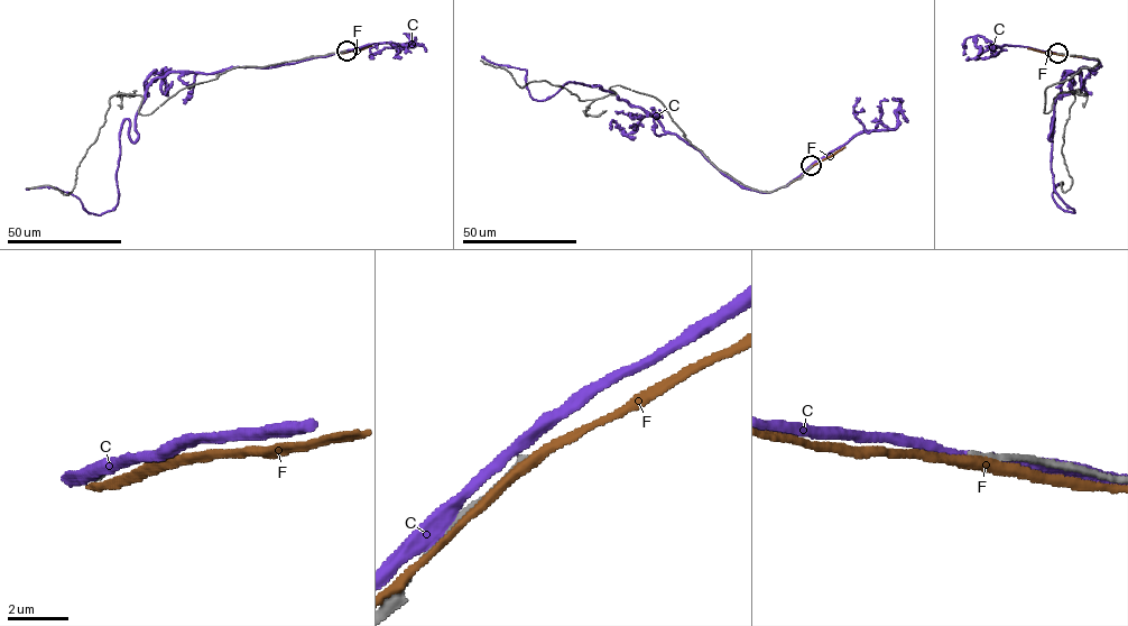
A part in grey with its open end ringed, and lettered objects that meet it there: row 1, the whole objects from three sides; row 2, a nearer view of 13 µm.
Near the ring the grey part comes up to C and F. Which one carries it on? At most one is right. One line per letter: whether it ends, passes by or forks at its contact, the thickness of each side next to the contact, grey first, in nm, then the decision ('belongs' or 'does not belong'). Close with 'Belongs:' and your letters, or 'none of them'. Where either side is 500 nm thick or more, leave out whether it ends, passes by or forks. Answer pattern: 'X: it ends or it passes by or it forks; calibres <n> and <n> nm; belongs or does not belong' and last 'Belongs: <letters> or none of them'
C: it passes by; calibres 200 and 320 nm; does not belong
F: it passes by; calibres 240 and 360 nm; does not belong
Belongs: none of them

